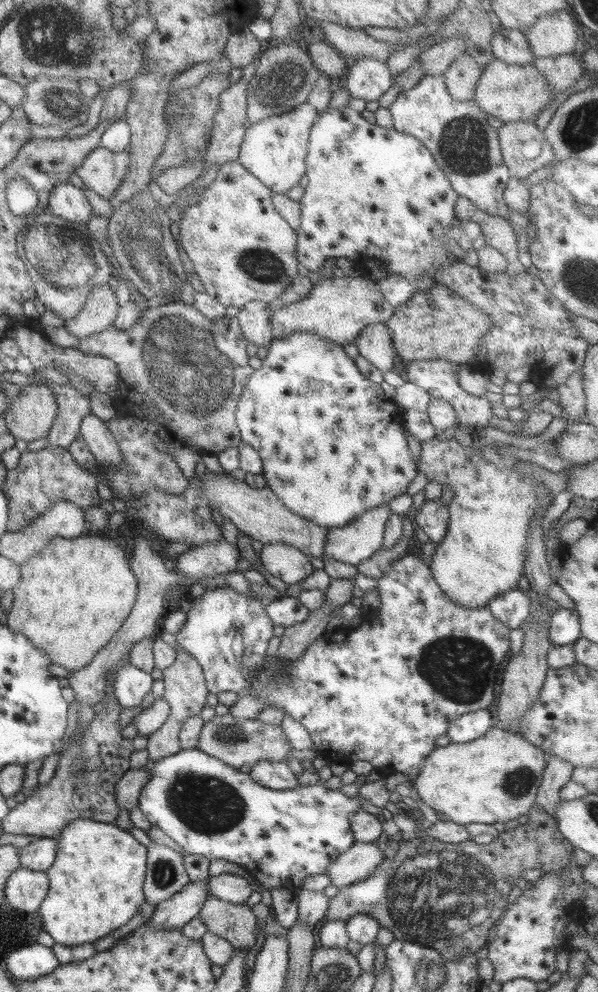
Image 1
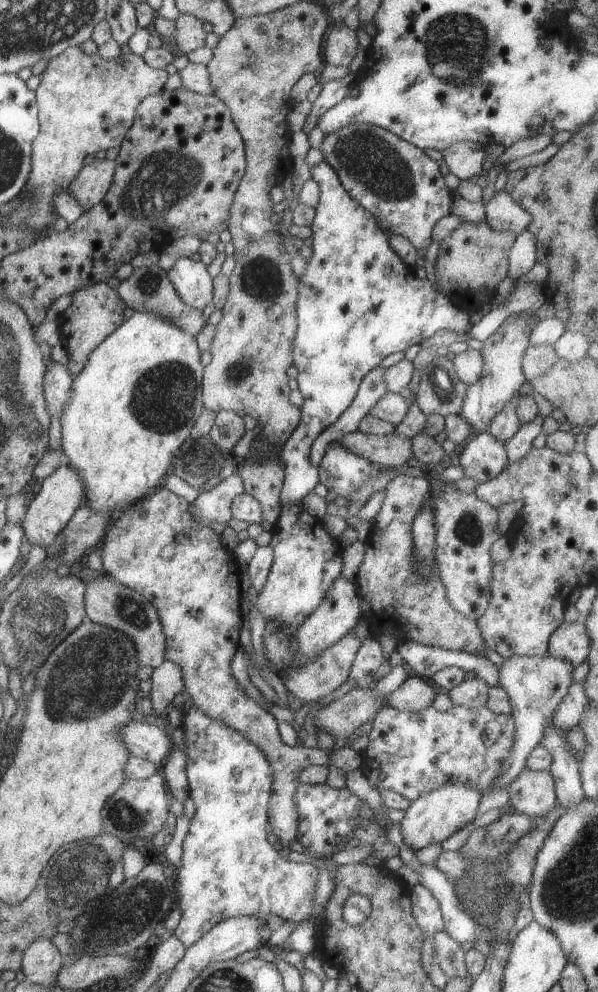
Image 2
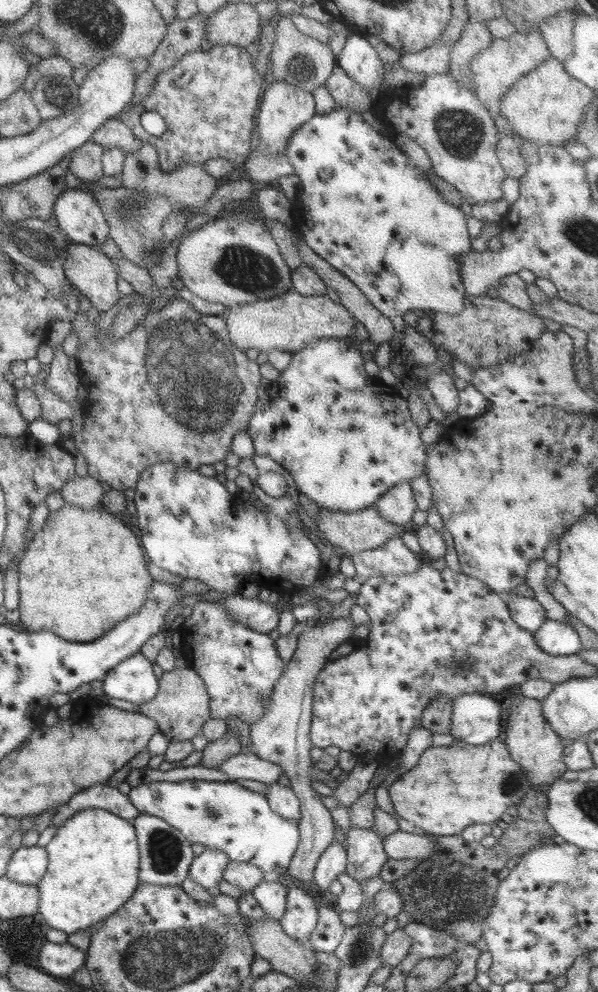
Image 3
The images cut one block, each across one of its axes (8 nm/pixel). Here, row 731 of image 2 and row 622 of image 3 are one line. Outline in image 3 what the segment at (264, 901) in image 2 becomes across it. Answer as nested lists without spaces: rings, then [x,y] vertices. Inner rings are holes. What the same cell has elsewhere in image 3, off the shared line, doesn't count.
[[[199,601],[192,607],[192,614],[180,627],[180,636],[183,645],[180,647],[181,655],[188,666],[192,667],[204,681],[208,696],[210,697],[209,712],[212,719],[228,720],[235,717],[248,725],[255,724],[265,714],[264,702],[273,693],[276,681],[286,670],[287,664],[278,655],[275,641],[268,634],[256,633],[246,626],[230,619],[229,615],[221,608],[220,602]]]

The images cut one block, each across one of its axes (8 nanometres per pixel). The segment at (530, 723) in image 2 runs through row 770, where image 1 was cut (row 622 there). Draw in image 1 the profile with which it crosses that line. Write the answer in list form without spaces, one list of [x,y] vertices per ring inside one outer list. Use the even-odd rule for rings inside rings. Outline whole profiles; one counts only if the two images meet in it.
[[[519,589],[508,590],[492,598],[488,608],[508,629],[518,629],[531,616],[532,600]]]

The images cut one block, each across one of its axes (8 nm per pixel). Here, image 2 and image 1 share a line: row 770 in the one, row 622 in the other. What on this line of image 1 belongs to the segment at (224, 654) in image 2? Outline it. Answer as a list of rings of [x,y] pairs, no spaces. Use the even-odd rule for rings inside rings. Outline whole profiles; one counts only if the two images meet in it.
[[[279,597],[266,602],[265,612],[274,626],[285,629],[308,620],[310,610],[294,597]]]

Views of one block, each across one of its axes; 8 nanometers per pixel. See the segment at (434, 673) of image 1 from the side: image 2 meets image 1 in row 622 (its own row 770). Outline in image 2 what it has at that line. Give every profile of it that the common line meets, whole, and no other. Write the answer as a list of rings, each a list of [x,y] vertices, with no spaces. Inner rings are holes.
[[[454,705],[447,712],[429,707],[412,713],[384,707],[373,720],[372,730],[368,734],[370,742],[362,752],[360,769],[374,789],[393,791],[410,801],[440,788],[442,784],[474,786],[480,793],[486,793],[492,786],[492,780],[502,774],[502,764],[508,760],[508,750],[514,744],[514,718],[494,714],[487,707]]]

